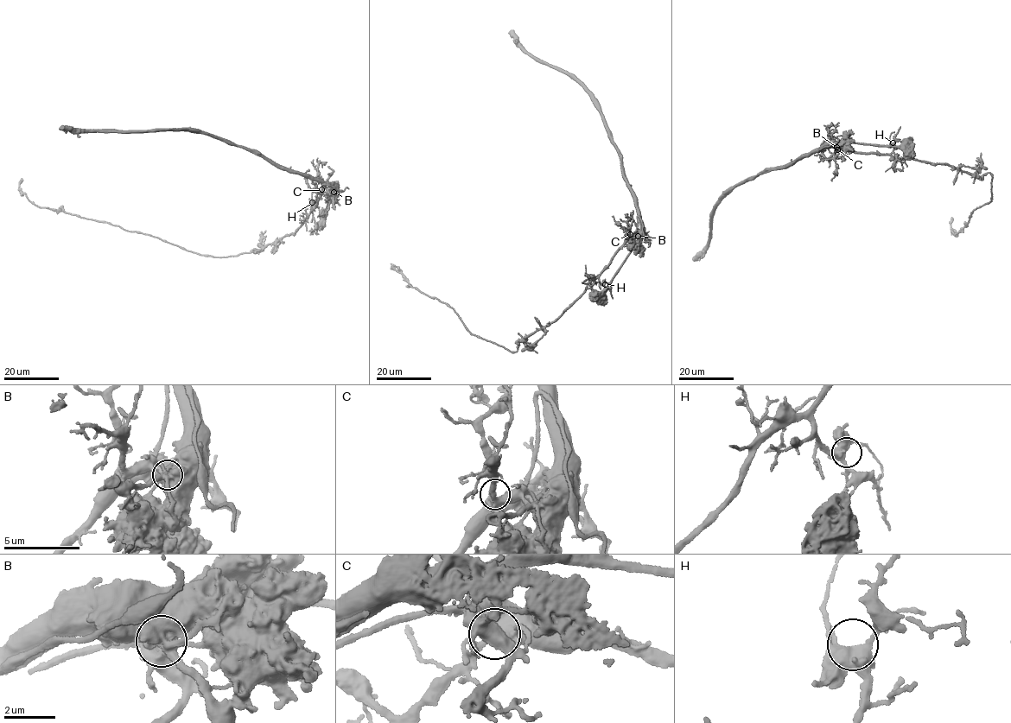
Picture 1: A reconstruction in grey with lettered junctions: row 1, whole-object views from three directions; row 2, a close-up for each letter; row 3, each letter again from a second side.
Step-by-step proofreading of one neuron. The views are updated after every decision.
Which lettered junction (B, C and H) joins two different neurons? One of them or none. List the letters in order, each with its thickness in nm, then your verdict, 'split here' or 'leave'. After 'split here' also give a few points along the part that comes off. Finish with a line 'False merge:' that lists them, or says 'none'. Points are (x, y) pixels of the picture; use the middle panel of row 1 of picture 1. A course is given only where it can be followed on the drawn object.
B: 650 nm thick; split here; foreign part runs (638, 236), (555, 320), (519, 340), (511, 352), (475, 335), (454, 310), (409, 284), (392, 267), (402, 270)
C: 420 nm thick; leave
H: 480 nm thick; leave
False merge: B

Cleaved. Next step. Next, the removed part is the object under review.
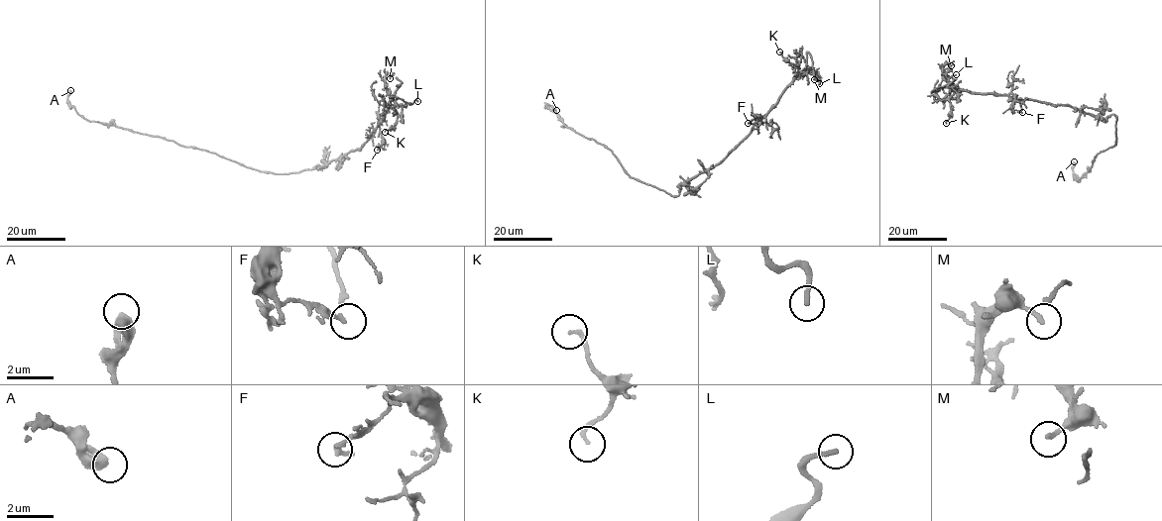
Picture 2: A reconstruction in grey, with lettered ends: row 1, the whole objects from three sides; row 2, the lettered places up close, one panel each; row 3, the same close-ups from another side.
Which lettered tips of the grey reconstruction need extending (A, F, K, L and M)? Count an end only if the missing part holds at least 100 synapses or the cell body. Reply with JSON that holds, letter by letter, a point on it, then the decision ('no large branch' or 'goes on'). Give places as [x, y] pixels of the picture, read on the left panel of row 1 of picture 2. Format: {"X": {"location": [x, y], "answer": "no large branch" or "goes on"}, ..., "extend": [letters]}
{"A": {"location": [70, 90], "answer": "no large branch"}, "F": {"location": [377, 150], "answer": "no large branch"}, "K": {"location": [385, 132], "answer": "no large branch"}, "L": {"location": [417, 101], "answer": "goes on"}, "M": {"location": [390, 78], "answer": "no large branch"}, "extend": ["L"]}

